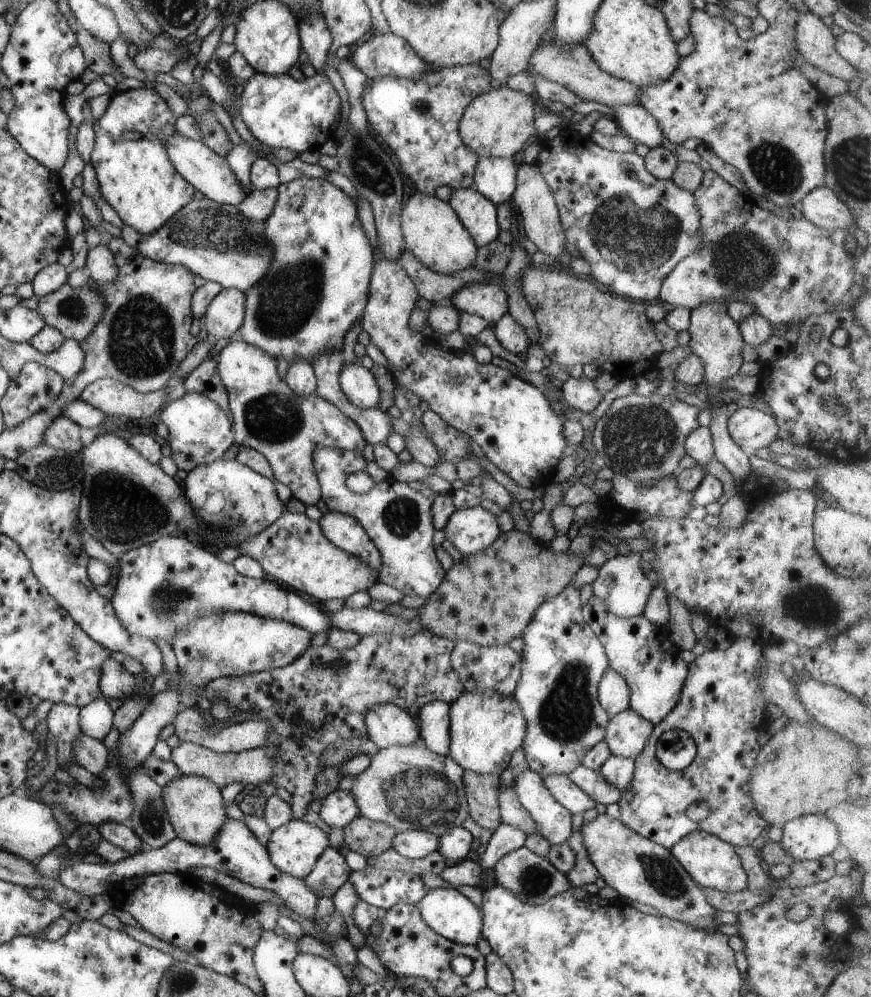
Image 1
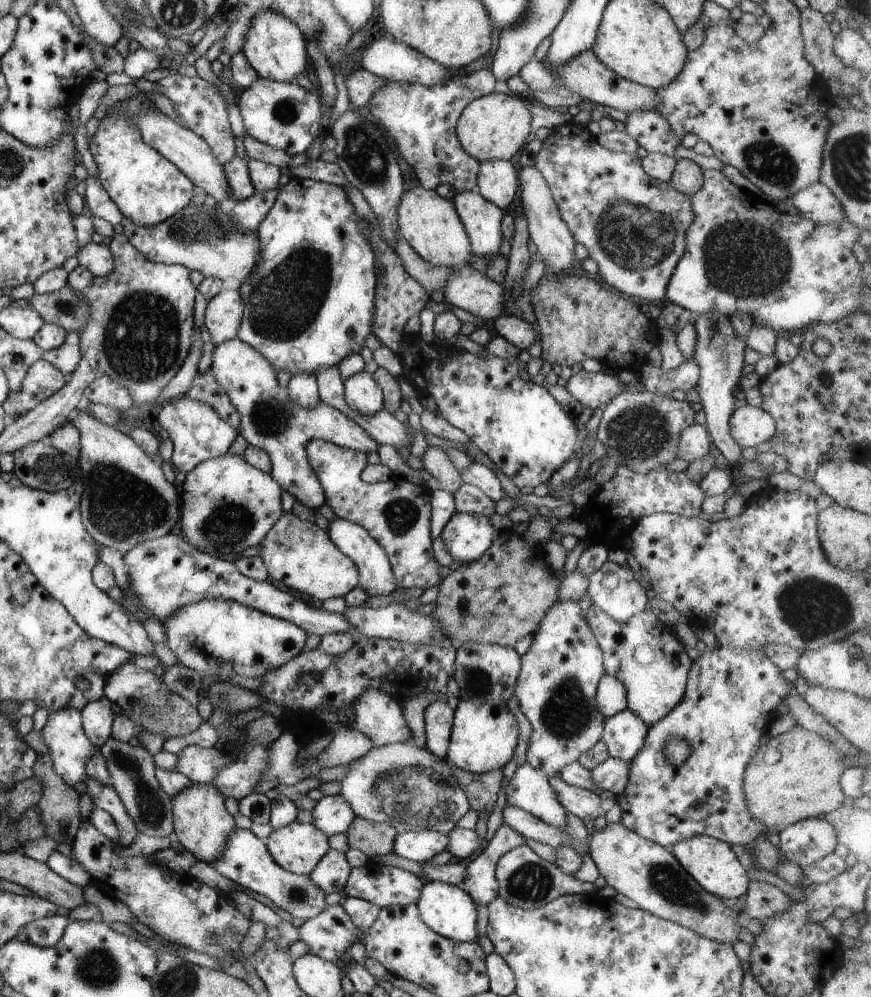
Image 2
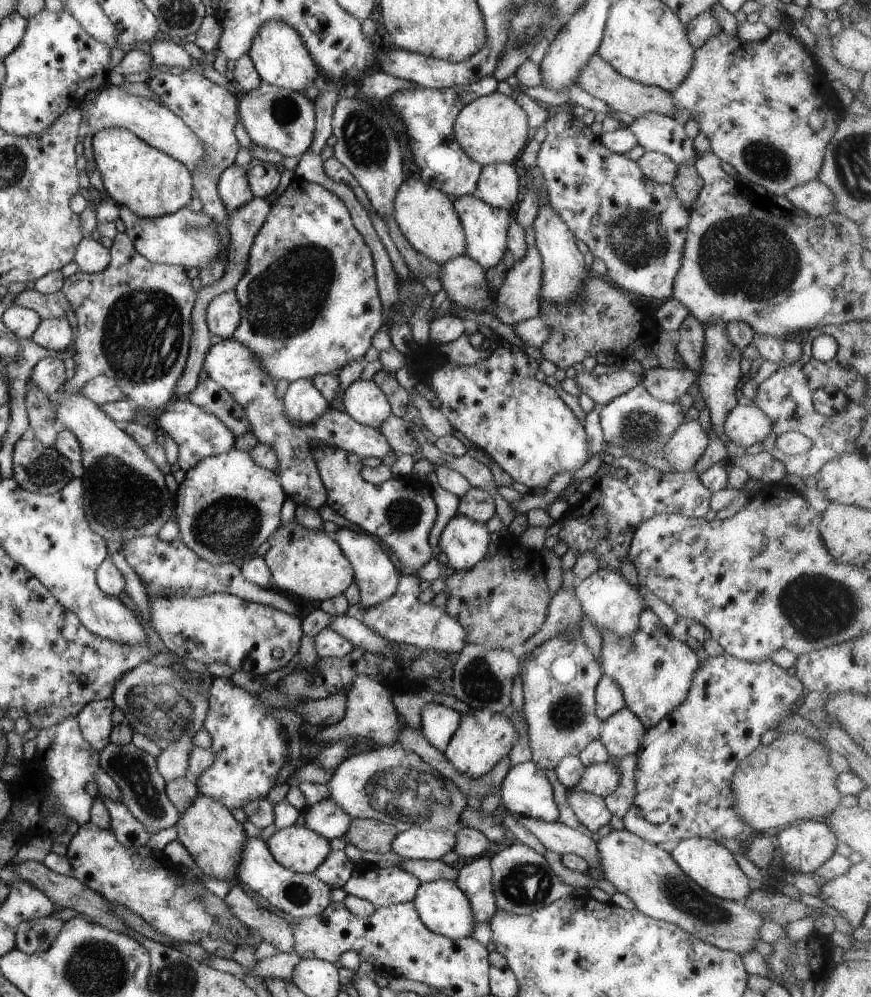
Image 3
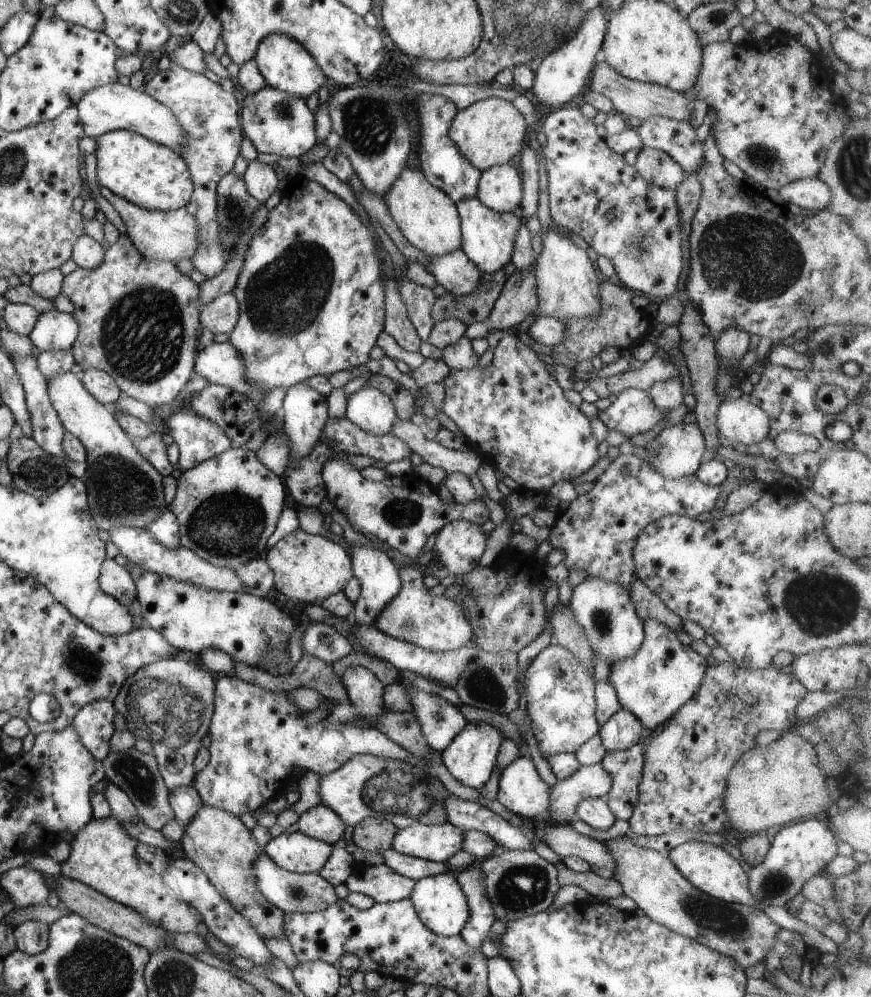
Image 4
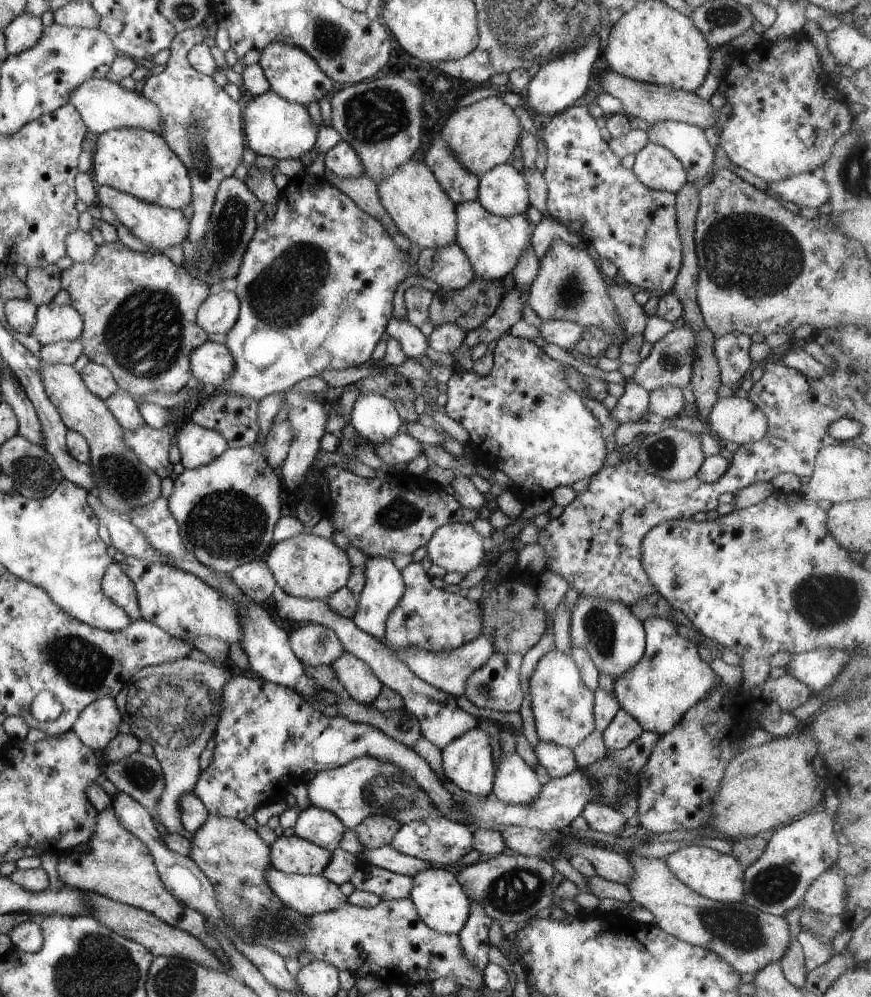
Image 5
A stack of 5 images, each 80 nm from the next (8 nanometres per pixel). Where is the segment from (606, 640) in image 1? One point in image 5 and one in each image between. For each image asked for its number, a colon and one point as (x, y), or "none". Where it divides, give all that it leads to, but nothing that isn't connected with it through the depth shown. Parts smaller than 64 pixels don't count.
2: (644, 654)
3: (654, 670)
4: (663, 675)
5: (670, 677)

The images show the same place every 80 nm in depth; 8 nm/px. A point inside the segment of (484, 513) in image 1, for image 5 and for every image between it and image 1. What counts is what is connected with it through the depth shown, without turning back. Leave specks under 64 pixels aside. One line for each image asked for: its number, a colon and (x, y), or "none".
2: (466, 537)
3: (464, 542)
4: (459, 545)
5: (457, 547)

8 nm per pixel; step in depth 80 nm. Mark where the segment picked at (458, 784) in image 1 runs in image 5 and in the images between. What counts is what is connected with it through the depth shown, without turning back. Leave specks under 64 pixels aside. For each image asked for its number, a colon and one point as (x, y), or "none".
2: (401, 784)
3: (393, 785)
4: (386, 789)
5: (366, 786)

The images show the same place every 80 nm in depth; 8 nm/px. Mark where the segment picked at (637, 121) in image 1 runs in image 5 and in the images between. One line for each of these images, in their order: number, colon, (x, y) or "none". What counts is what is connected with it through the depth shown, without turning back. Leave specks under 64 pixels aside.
2: (650, 130)
3: (655, 132)
4: (677, 138)
5: (689, 143)

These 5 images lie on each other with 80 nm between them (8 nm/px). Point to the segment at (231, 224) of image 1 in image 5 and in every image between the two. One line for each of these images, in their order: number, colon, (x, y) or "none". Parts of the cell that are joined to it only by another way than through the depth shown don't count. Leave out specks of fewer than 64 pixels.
2: (202, 238)
3: (189, 238)
4: (171, 236)
5: (158, 227)

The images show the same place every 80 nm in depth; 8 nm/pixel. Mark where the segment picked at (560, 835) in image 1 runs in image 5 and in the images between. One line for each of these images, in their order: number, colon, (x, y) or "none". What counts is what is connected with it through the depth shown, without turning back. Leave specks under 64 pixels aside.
2: (529, 789)
3: (526, 790)
4: (522, 790)
5: (516, 783)

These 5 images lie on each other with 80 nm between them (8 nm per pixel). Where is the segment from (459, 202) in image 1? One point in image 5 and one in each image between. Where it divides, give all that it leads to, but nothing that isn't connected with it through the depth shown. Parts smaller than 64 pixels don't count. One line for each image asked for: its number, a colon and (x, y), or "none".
2: (482, 221)
3: (485, 227)
4: (488, 237)
5: (492, 243)

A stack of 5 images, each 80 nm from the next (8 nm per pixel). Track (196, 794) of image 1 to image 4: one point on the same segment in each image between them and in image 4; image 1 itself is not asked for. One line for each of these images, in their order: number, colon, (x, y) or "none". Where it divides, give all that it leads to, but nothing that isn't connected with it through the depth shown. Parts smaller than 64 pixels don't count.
2: (202, 824)
3: (214, 838)
4: (218, 842)

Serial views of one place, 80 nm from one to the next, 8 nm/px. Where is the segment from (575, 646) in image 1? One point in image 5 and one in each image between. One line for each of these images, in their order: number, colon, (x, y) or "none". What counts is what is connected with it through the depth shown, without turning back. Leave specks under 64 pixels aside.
2: (557, 684)
3: (559, 677)
4: (560, 691)
5: (562, 705)

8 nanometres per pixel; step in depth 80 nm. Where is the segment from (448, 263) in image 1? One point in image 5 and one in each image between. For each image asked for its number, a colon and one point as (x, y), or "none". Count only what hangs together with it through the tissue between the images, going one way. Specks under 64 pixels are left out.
2: (429, 223)
3: (427, 217)
4: (428, 218)
5: (411, 195)

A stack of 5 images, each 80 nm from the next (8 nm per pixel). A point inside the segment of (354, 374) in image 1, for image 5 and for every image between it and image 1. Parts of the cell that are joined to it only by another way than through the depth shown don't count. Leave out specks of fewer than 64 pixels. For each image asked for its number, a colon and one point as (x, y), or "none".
2: (362, 394)
3: (363, 400)
4: (369, 408)
5: (374, 417)

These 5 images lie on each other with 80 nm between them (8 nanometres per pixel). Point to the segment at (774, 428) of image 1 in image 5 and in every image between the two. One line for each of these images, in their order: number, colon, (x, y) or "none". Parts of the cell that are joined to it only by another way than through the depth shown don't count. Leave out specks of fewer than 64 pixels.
2: (749, 426)
3: (745, 424)
4: (743, 423)
5: (733, 419)

